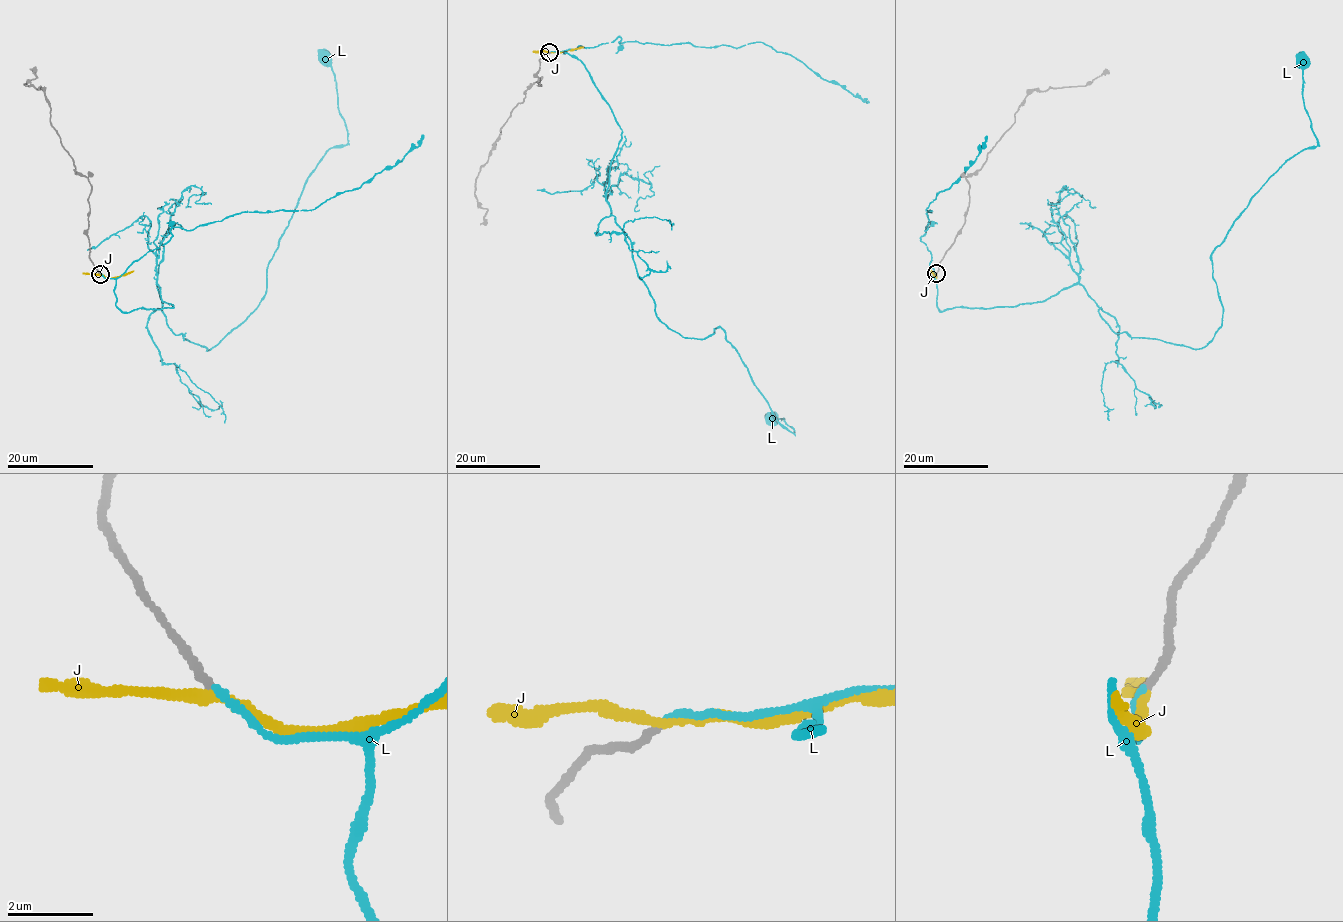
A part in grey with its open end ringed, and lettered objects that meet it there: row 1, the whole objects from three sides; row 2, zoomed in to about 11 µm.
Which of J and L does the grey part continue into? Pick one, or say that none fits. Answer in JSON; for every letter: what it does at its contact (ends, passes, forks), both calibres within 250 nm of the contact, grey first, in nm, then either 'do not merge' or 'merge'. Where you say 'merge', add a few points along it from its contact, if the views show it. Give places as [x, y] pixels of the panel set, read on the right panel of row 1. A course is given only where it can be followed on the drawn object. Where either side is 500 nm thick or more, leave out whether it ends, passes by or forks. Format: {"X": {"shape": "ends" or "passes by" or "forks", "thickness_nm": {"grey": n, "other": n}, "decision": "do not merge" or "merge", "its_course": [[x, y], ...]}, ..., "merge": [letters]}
{"J": {"shape": "passes by", "thickness_nm": {"grey": 180, "other": 200}, "decision": "do not merge"}, "L": {"shape": "ends", "thickness_nm": {"grey": 190, "other": 160}, "decision": "merge", "its_course": [[936, 273], [944, 311], [1079, 284], [1117, 333], [1203, 348], [1223, 306], [1212, 252], [1317, 143], [1303, 60]]}, "merge": ["L"]}

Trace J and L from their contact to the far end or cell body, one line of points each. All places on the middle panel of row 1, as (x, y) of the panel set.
J: (549, 52), (583, 47)
L: (549, 52), (579, 60), (622, 131), (605, 195), (655, 315), (683, 337), (721, 328), (794, 433), (772, 419)

